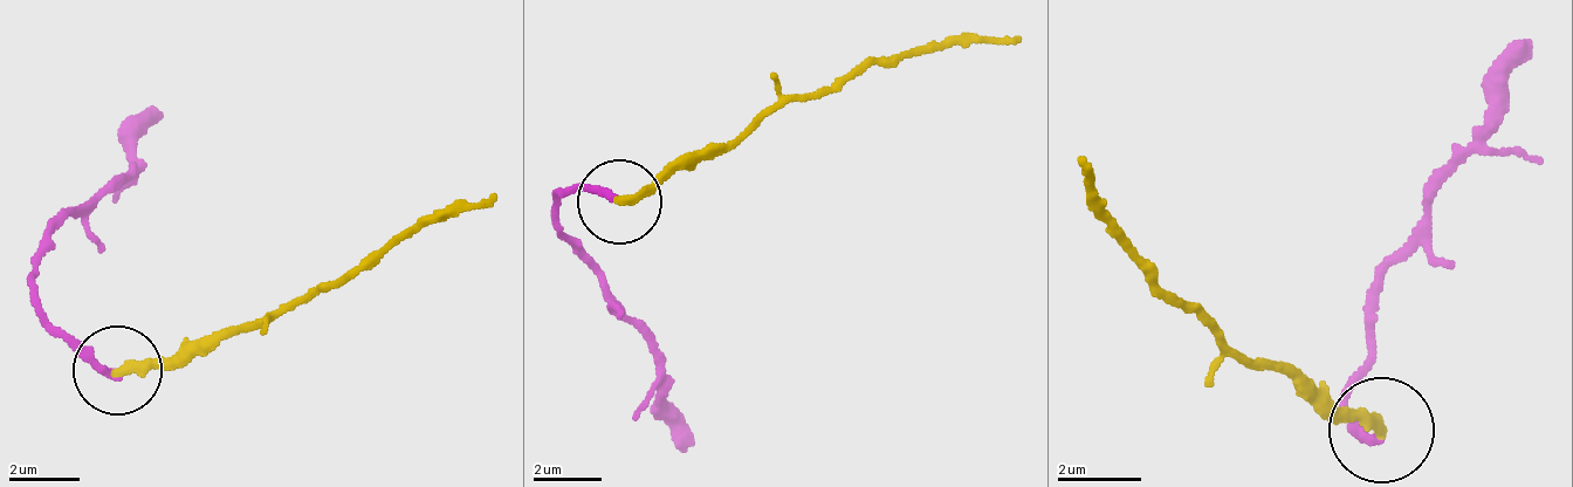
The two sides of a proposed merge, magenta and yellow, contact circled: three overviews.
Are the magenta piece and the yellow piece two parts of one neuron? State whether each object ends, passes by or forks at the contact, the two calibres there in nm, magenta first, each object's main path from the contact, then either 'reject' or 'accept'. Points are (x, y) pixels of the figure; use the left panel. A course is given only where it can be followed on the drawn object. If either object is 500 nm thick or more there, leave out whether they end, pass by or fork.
magenta ends; yellow ends; calibres 220 and 280 nm; course magenta (115, 371), (48, 321), (32, 269), (52, 219), (123, 182), (128, 136), (152, 114); course yellow (115, 371), (150, 369), (356, 279), (437, 214), (497, 191); accept

